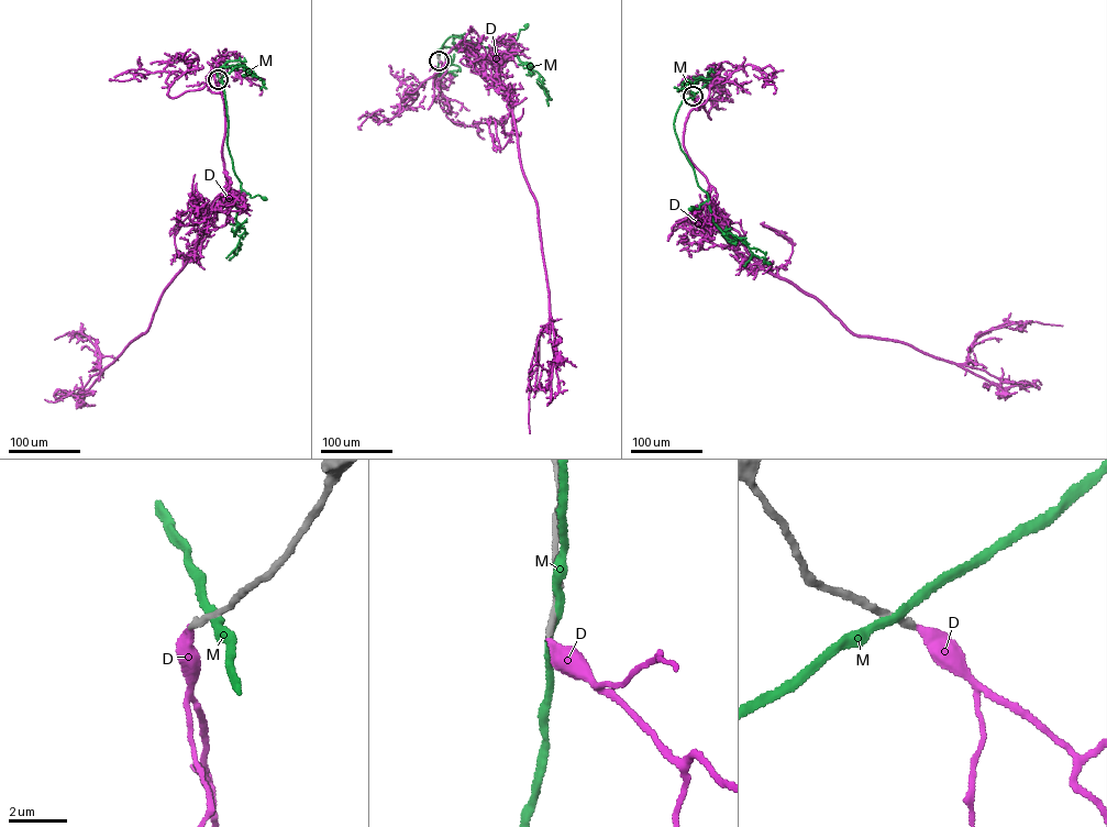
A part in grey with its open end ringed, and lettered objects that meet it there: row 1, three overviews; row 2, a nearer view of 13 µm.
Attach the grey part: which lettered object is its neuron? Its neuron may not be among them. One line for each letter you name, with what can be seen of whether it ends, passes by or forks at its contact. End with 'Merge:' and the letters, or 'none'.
D: it ends
Merge: D

